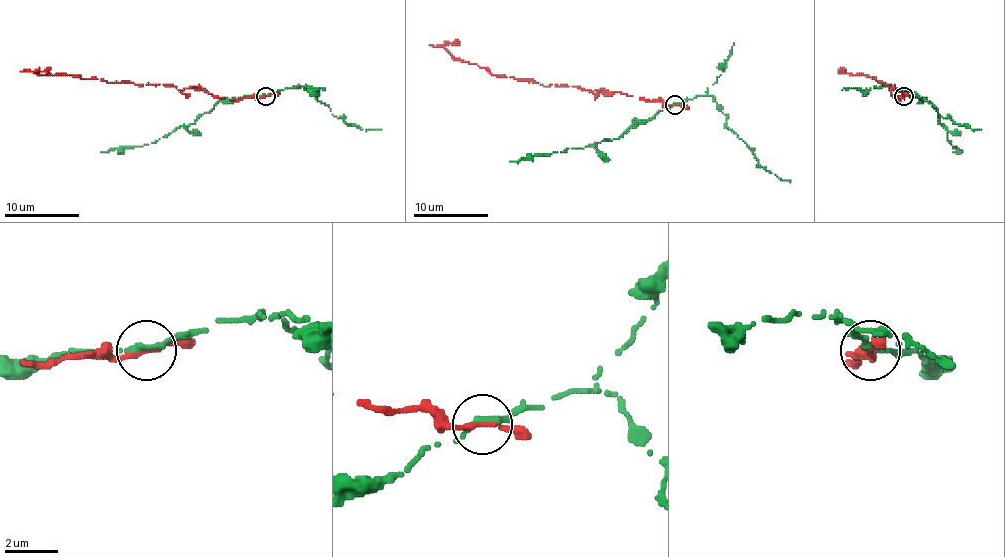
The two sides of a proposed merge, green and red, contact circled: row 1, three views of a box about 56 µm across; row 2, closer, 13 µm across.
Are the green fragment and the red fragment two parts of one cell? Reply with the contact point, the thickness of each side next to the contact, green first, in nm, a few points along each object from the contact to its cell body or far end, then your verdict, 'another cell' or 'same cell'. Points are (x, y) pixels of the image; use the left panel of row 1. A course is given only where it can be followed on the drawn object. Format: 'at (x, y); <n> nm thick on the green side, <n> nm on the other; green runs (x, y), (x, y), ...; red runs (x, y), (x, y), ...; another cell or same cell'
at (266, 96); 320 nm thick on the green side, 180 nm on the other; green runs (264, 95), (221, 99), (193, 124), (176, 127), (154, 142), (101, 152); red runs (266, 95), (231, 99), (212, 95), (202, 88), (180, 90), (167, 84), (35, 73), (50, 67); another cell

